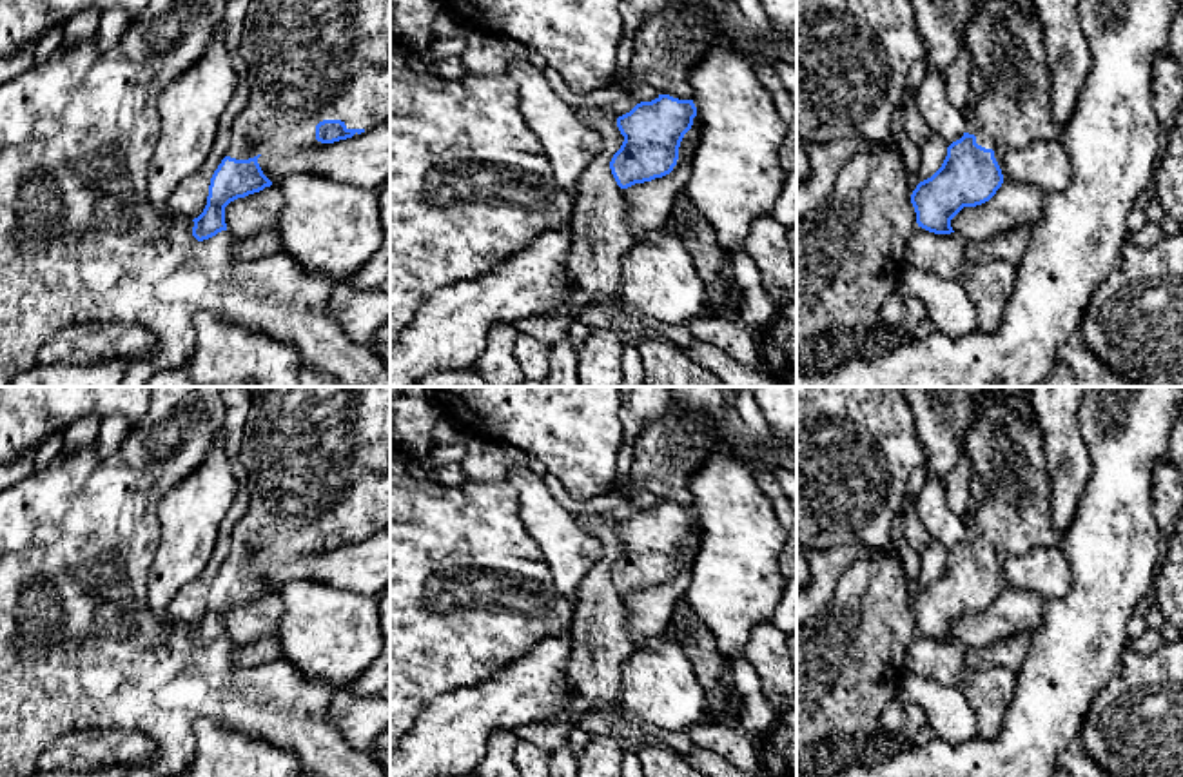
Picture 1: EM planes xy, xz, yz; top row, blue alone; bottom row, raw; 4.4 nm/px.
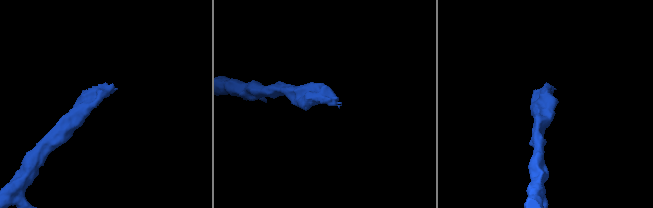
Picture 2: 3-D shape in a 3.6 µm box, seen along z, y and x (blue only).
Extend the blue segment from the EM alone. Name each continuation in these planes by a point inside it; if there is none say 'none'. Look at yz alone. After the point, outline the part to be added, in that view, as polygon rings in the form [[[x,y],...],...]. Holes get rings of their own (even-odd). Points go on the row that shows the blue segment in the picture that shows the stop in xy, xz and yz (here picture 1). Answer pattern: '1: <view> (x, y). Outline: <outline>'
1: yz (1006, 46). Outline: [[[971,0],[973,11],[963,27],[962,47],[971,54],[973,71],[980,71],[985,78],[987,96],[973,109],[965,111],[965,133],[976,136],[976,143],[1000,151],[1003,154],[1025,147],[1034,140],[1049,140],[1060,136],[1060,127],[1049,111],[1052,71],[1047,64],[1043,29],[1038,22],[1032,0]]]

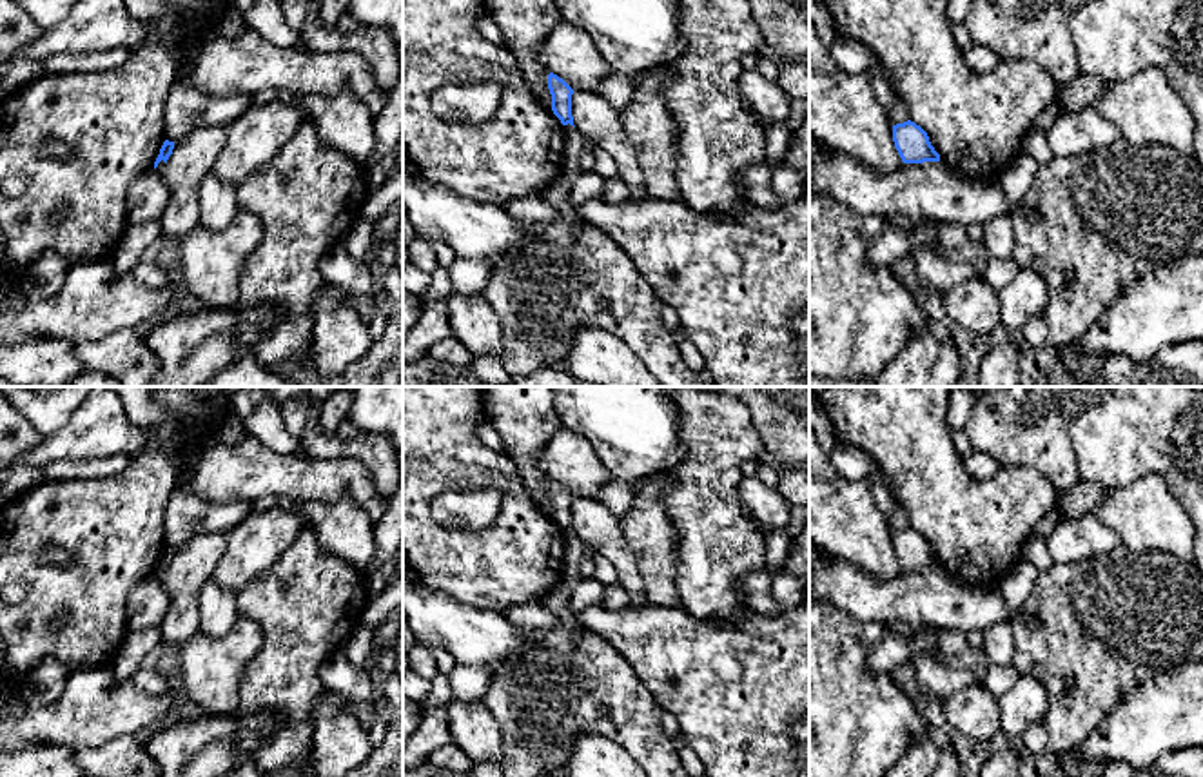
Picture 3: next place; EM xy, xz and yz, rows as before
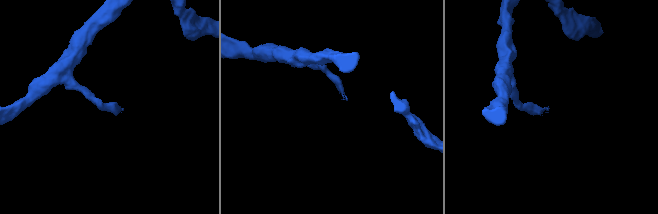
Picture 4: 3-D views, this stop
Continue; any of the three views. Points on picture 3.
none

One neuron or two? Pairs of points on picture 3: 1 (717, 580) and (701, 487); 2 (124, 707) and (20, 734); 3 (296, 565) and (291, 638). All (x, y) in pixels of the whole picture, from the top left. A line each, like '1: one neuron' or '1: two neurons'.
1: one neuron
2: one neuron
3: one neuron

